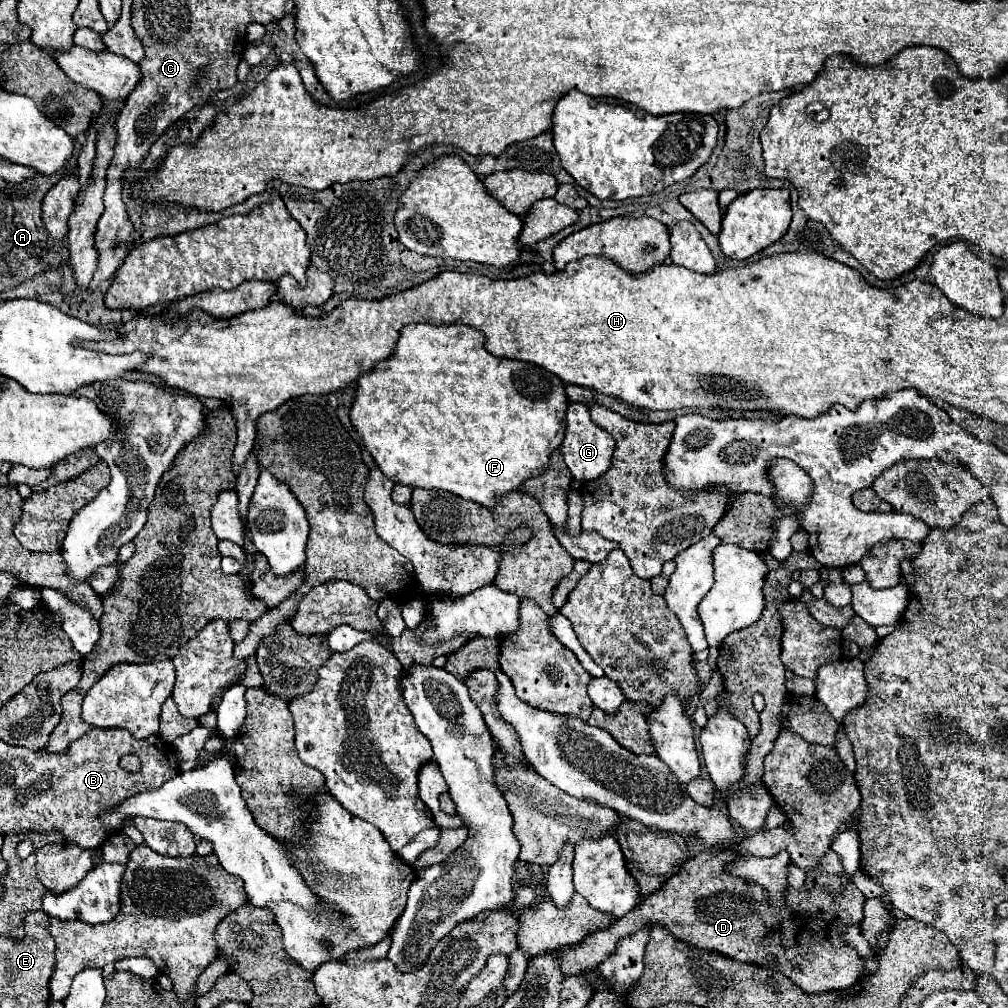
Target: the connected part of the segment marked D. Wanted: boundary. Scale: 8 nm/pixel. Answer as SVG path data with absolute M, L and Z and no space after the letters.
M711 848L687 860L683 868L671 876L661 890L645 898L641 906L635 906L627 916L613 920L609 928L589 934L585 942L565 950L565 954L561 954L563 974L571 976L595 970L605 956L613 954L617 940L633 930L639 930L645 924L643 918L647 918L649 926L659 922L675 934L675 938L709 952L721 952L739 962L753 962L769 968L767 958L773 956L773 970L789 976L809 994L845 990L853 986L863 974L865 964L857 950L845 944L843 930L849 924L859 924L863 918L865 896L857 890L857 886L847 882L839 894L829 894L817 882L813 884L813 890L807 886L801 890L787 888L785 908L783 912L777 912L765 904L769 894L763 886L729 872L729 864L735 858L737 854L733 854L733 850Z

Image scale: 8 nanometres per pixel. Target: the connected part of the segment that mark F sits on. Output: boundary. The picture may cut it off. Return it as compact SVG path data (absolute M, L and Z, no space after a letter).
M407 324L405 330L399 332L399 340L395 344L395 350L389 358L381 360L379 364L375 364L375 368L367 374L361 374L357 378L357 390L355 390L355 398L351 404L351 424L355 428L355 432L361 436L361 442L365 446L365 450L373 456L375 464L379 466L379 470L393 482L393 484L405 484L411 488L439 488L439 490L447 490L453 492L465 500L473 500L479 502L483 506L495 506L505 494L519 490L519 486L545 472L545 468L549 466L549 456L551 452L561 446L563 442L563 432L565 432L565 412L567 412L567 396L565 396L565 386L563 382L547 372L545 368L539 368L537 364L529 364L529 362L521 362L521 360L509 360L509 358L497 358L493 354L489 354L483 346L485 336L479 330L473 330L469 326L463 324L455 324L455 326L433 326L433 324Z

